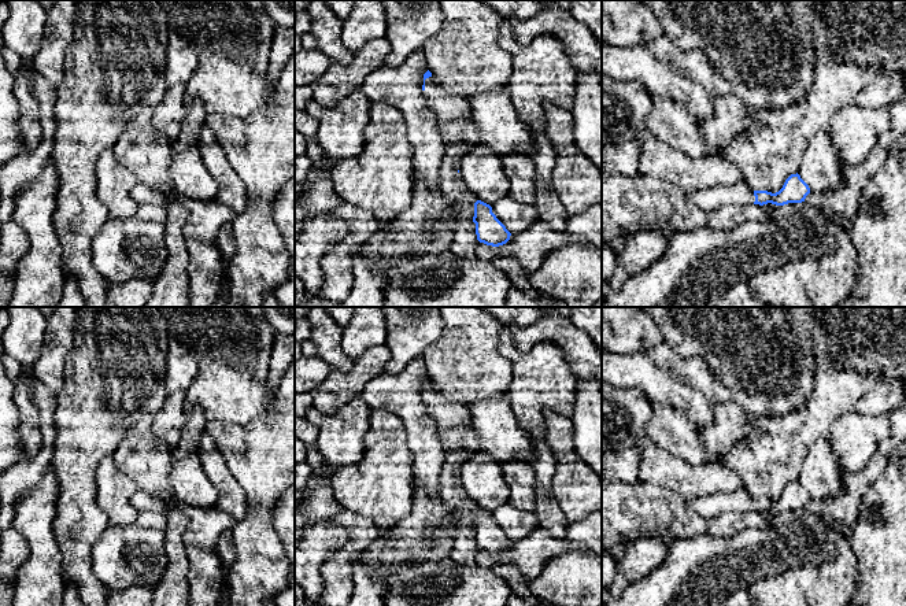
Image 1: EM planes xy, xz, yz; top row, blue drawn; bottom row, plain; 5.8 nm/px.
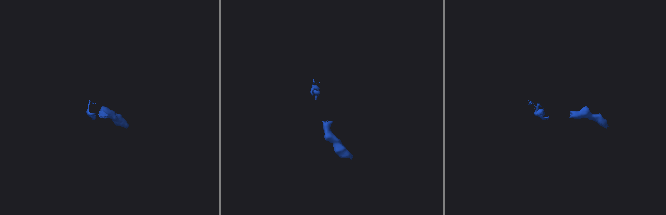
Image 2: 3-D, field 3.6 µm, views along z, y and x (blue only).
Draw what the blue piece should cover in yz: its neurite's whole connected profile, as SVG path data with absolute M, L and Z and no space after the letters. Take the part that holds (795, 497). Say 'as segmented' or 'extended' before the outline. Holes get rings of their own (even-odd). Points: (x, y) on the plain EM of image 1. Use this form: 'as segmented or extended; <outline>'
extended; M796 480L791 481L785 487L783 495L776 500L768 498L752 498L743 487L729 494L714 494L685 502L709 521L728 511L748 513L754 510L763 513L772 510L776 513L784 513L788 510L802 510L809 500L809 492Z

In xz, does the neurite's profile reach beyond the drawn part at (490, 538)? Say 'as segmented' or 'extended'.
as segmented

